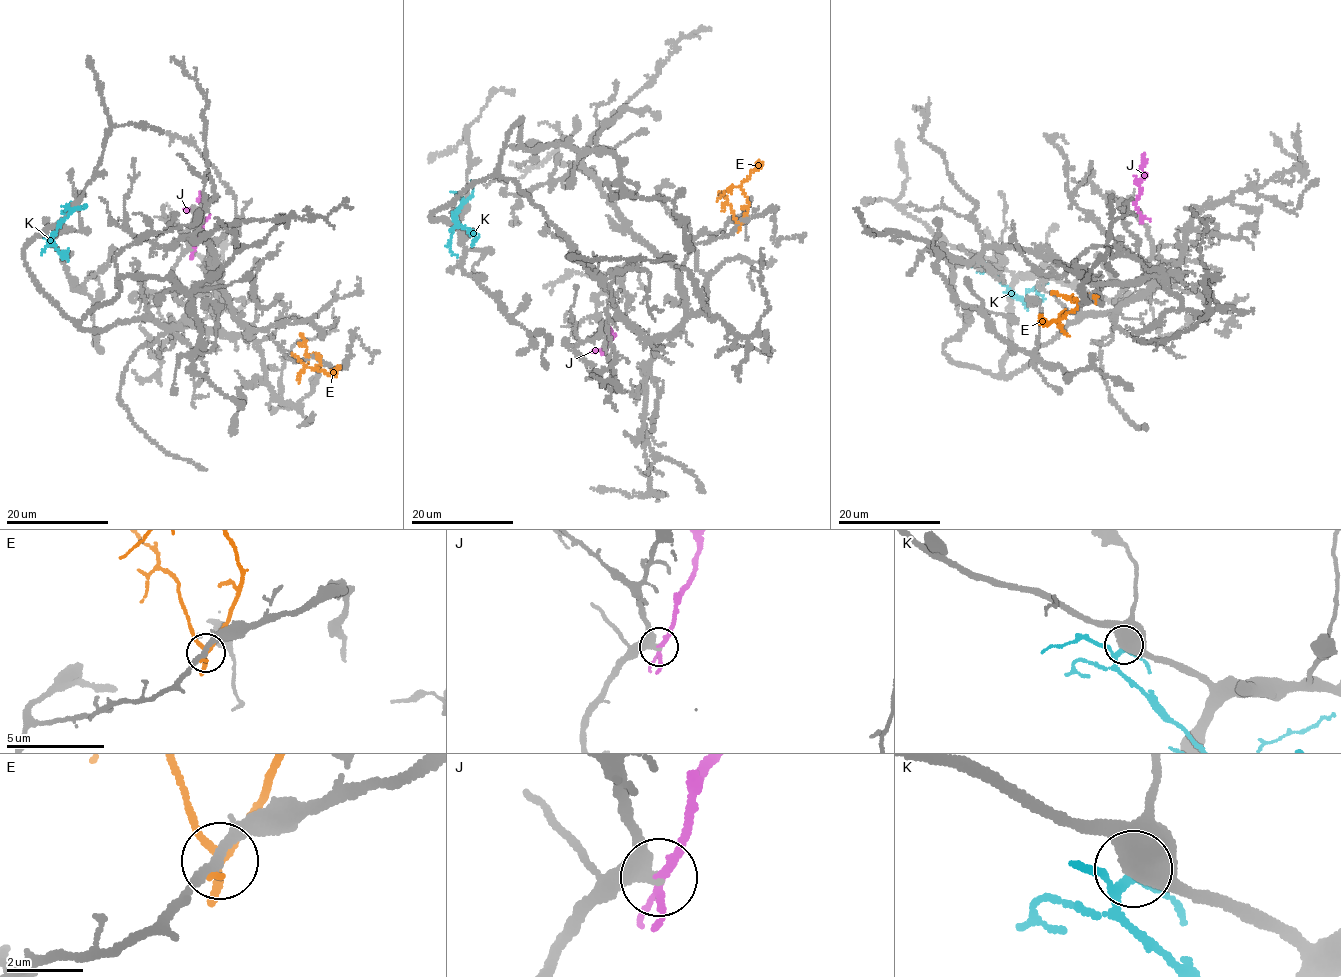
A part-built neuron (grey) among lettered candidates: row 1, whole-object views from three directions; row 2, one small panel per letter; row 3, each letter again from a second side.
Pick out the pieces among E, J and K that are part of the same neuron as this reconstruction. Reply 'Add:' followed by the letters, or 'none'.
Add: J

